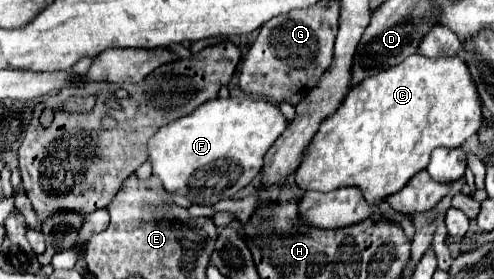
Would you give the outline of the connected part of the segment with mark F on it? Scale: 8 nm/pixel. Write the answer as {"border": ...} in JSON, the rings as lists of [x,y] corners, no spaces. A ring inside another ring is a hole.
{"border":[[[216,97],[200,105],[194,113],[164,125],[154,133],[148,143],[148,155],[152,163],[152,173],[160,177],[164,189],[178,195],[188,195],[196,205],[214,205],[222,199],[232,199],[240,189],[244,189],[262,169],[262,159],[274,141],[288,127],[288,119],[282,111],[260,97]]]}

